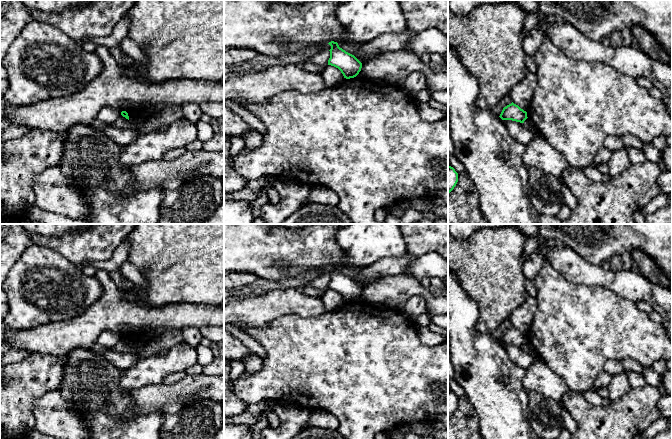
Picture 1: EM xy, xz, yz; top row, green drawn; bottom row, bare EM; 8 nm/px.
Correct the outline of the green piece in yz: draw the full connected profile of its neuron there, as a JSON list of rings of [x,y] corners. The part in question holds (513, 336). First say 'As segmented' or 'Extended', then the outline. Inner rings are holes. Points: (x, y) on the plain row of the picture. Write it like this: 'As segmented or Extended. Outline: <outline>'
As segmented. Outline: [[[513,326],[503,332],[499,341],[502,344],[512,344],[520,347],[524,347],[524,345],[528,342],[527,336]]]

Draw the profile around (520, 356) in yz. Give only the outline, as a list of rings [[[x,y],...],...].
[[[503,344],[510,360],[516,365],[527,369],[537,358],[534,353],[529,352],[525,347],[512,344]]]

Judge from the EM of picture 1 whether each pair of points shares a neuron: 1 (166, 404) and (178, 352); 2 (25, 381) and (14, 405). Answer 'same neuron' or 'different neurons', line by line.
1: different neurons
2: same neuron

